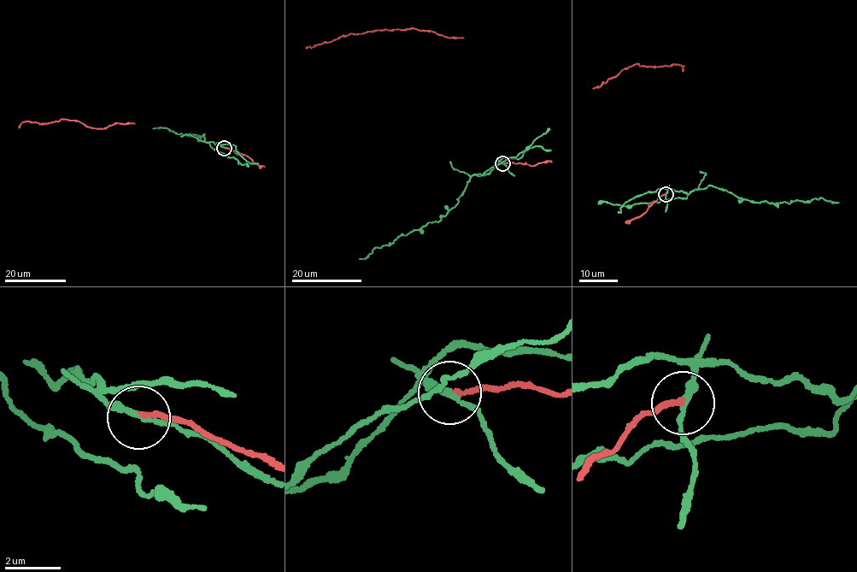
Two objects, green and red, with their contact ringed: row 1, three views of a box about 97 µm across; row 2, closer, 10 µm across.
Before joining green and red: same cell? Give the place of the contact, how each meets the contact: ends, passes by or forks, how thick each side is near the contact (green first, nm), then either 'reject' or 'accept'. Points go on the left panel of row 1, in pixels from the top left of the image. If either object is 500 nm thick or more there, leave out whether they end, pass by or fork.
(224, 148) | green passes by | red ends | 200/160 nm | reject

